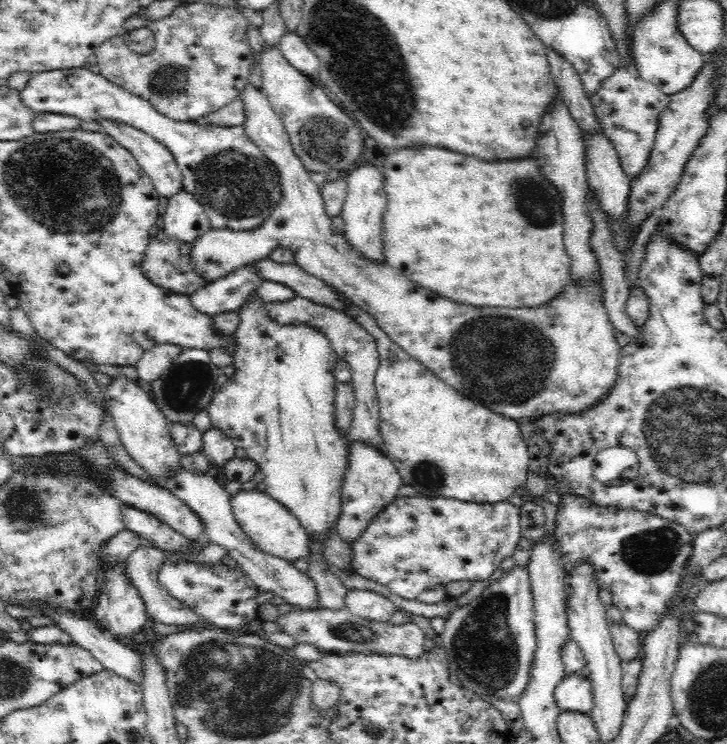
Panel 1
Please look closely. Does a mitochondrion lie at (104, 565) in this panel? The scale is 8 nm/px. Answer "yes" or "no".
no

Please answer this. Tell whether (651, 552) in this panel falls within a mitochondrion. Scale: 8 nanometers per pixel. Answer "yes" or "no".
yes

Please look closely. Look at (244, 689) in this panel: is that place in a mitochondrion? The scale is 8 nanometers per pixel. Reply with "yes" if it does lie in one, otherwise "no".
yes

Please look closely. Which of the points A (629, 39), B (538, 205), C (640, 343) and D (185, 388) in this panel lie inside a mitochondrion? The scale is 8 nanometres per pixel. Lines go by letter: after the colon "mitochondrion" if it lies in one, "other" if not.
A: other
B: mitochondrion
C: other
D: mitochondrion

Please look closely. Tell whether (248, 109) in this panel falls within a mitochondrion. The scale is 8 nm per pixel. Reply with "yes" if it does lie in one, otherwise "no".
no

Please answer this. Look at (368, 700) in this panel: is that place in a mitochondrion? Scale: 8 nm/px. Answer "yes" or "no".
yes

